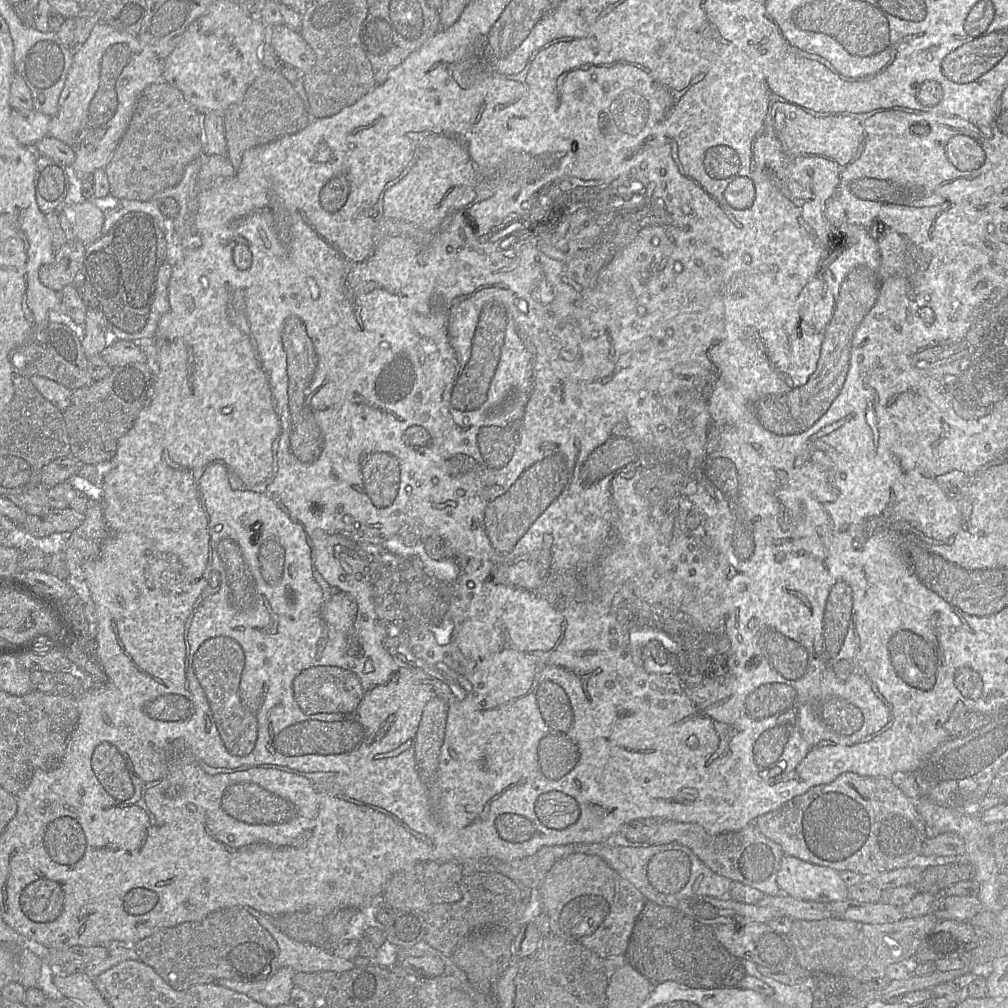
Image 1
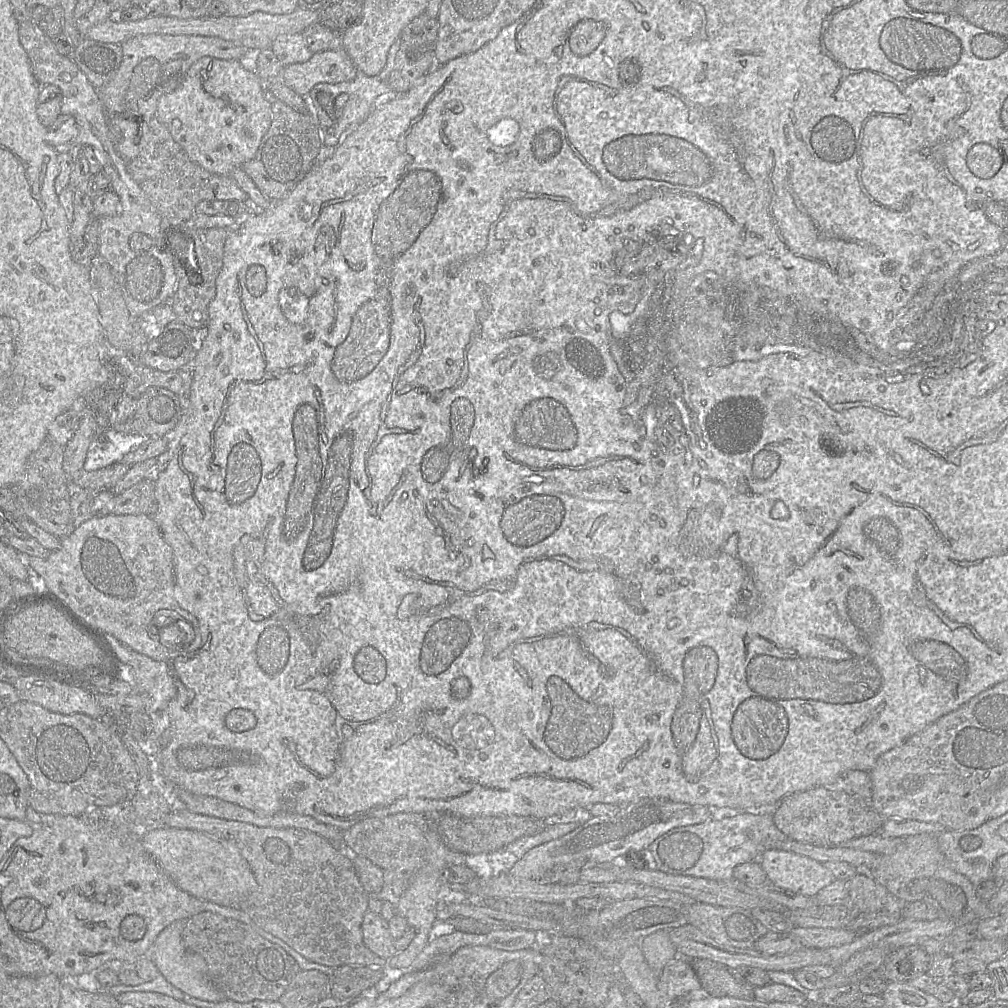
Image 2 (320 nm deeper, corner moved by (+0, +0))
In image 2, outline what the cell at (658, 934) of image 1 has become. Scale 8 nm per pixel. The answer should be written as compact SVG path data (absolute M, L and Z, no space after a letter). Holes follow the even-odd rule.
M688 959L706 995L717 998L754 999L754 987L740 974L740 968L705 959Z

